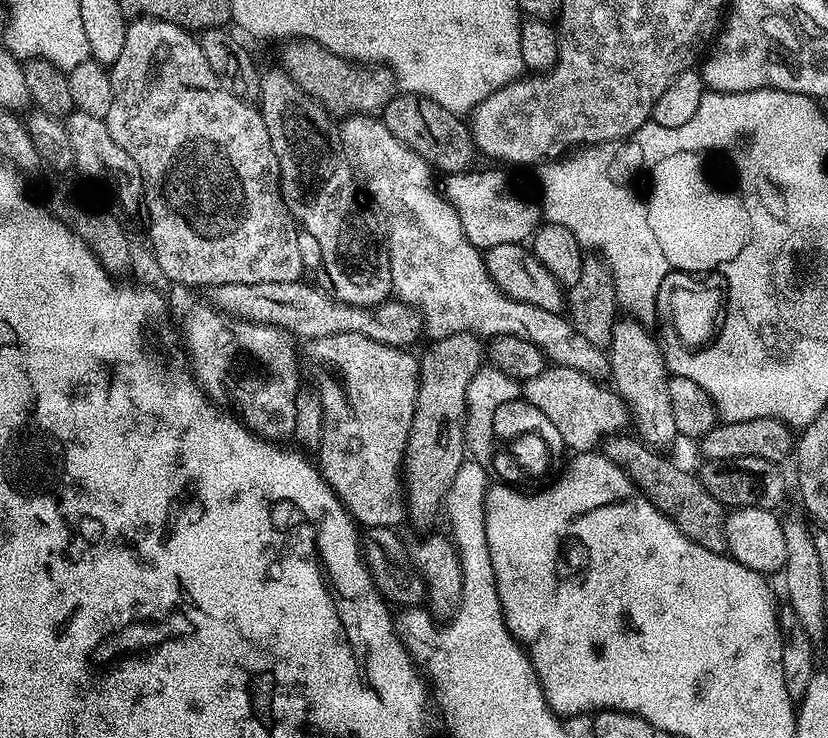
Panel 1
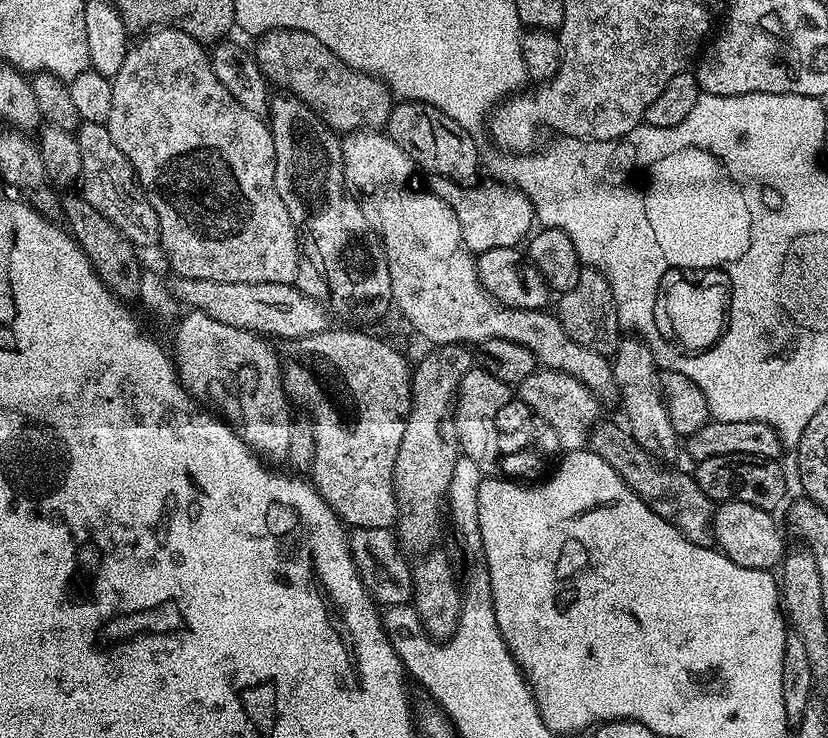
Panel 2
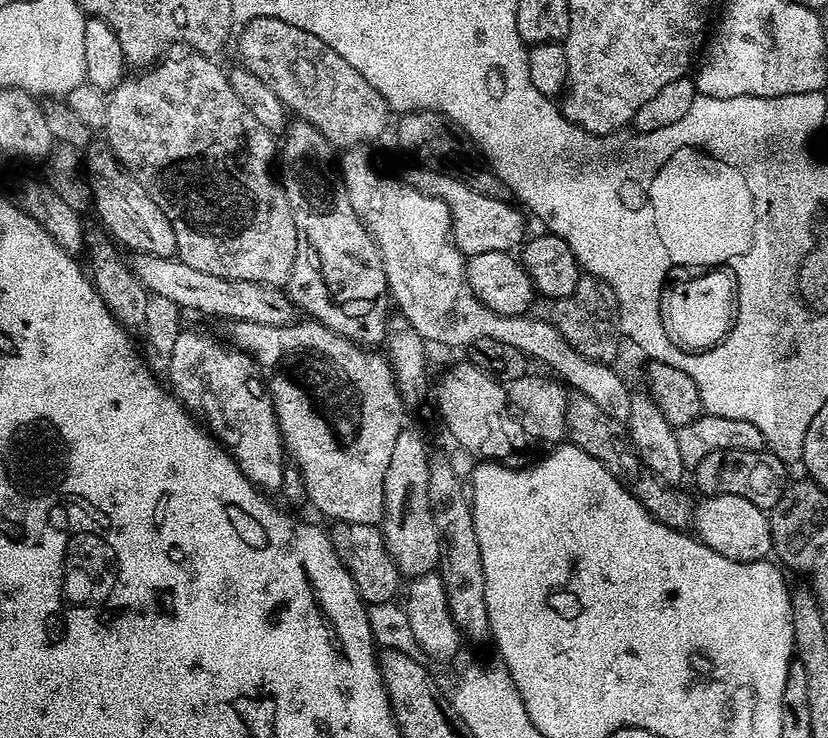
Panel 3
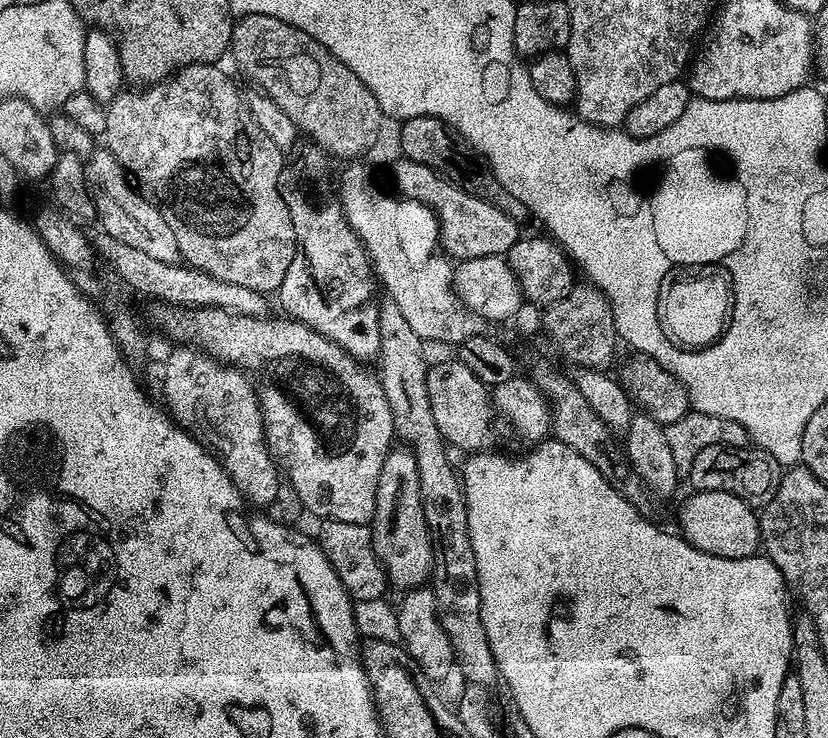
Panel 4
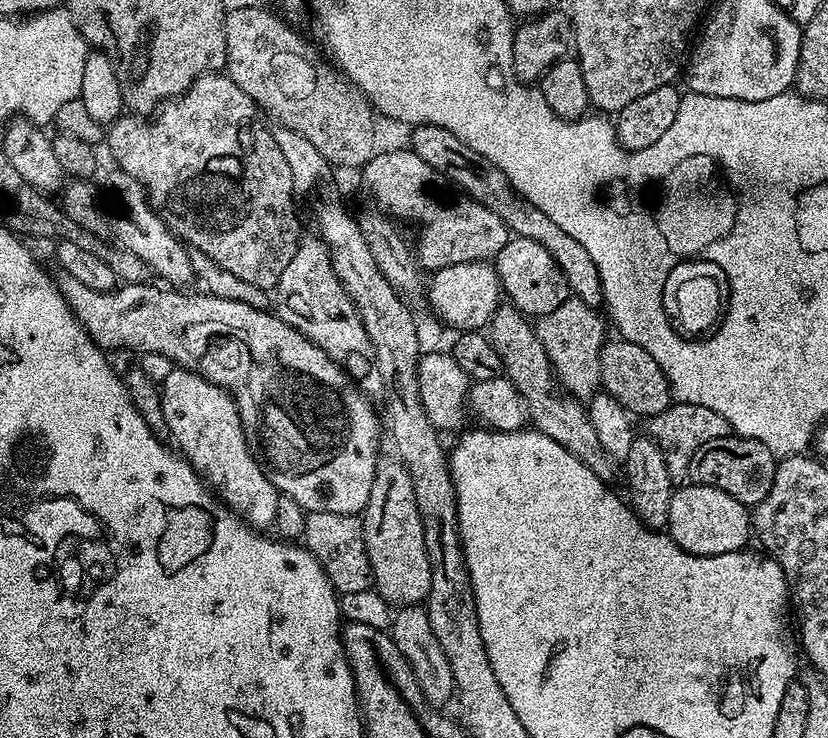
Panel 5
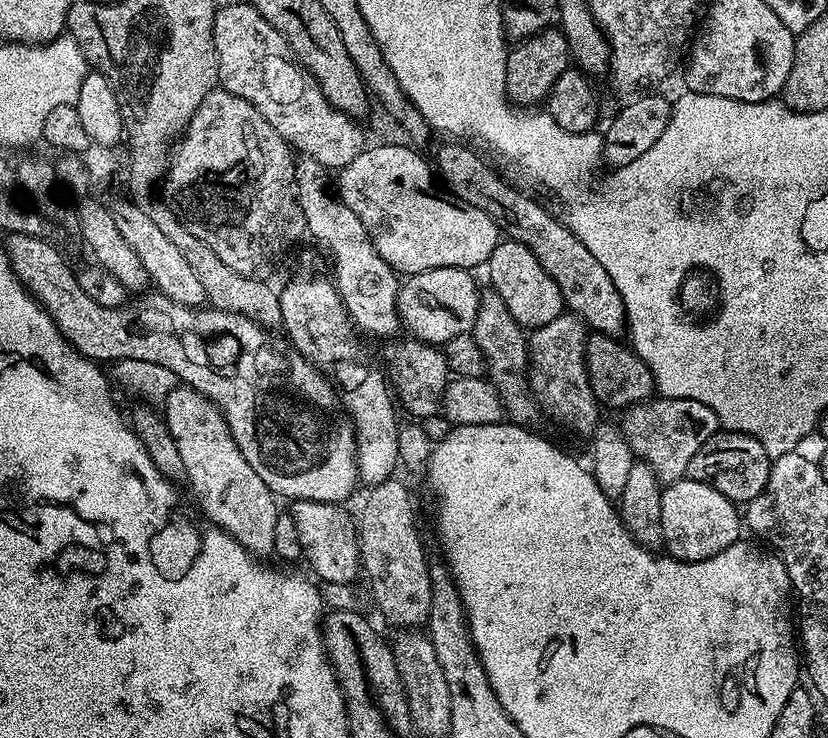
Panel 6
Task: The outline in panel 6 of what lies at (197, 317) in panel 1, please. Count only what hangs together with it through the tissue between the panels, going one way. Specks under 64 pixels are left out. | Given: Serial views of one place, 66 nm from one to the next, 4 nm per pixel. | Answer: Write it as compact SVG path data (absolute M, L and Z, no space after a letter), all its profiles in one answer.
M178 386L162 402L162 415L168 424L170 434L174 438L174 446L178 446L178 454L182 458L184 480L192 487L192 496L198 507L204 511L207 523L230 533L239 544L258 558L270 554L276 544L278 528L277 497L268 489L266 482L254 474L254 466L242 458L242 450L238 450L238 442L230 434L230 426L224 415L216 409L202 394L187 386Z

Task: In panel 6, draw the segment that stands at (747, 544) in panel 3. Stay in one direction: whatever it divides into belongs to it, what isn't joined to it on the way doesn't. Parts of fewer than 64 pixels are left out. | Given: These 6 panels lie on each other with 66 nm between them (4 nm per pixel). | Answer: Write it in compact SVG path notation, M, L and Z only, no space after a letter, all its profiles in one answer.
M690 479L679 480L661 491L663 551L675 560L698 562L714 558L722 550L741 539L742 512L730 498L718 494L714 486Z

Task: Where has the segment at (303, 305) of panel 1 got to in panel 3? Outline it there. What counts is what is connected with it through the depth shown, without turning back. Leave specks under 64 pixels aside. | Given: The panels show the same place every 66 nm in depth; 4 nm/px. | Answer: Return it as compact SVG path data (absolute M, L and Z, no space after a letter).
M135 251L129 257L129 268L150 294L168 298L182 310L196 310L208 316L221 316L224 322L262 322L262 326L282 326L297 319L298 309L287 291L270 284L242 282L203 273L187 266L177 257L166 257Z

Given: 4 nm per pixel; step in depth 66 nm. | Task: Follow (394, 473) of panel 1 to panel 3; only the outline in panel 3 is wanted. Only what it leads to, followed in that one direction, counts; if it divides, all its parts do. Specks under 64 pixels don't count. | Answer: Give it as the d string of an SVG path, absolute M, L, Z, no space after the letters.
M311 318L282 326L234 320L227 328L227 339L240 351L248 353L261 369L276 368L276 372L263 373L264 383L276 407L276 421L284 439L285 453L296 459L309 502L332 522L379 525L384 518L384 483L390 454L406 424L406 409L396 389L387 355L347 340Z

